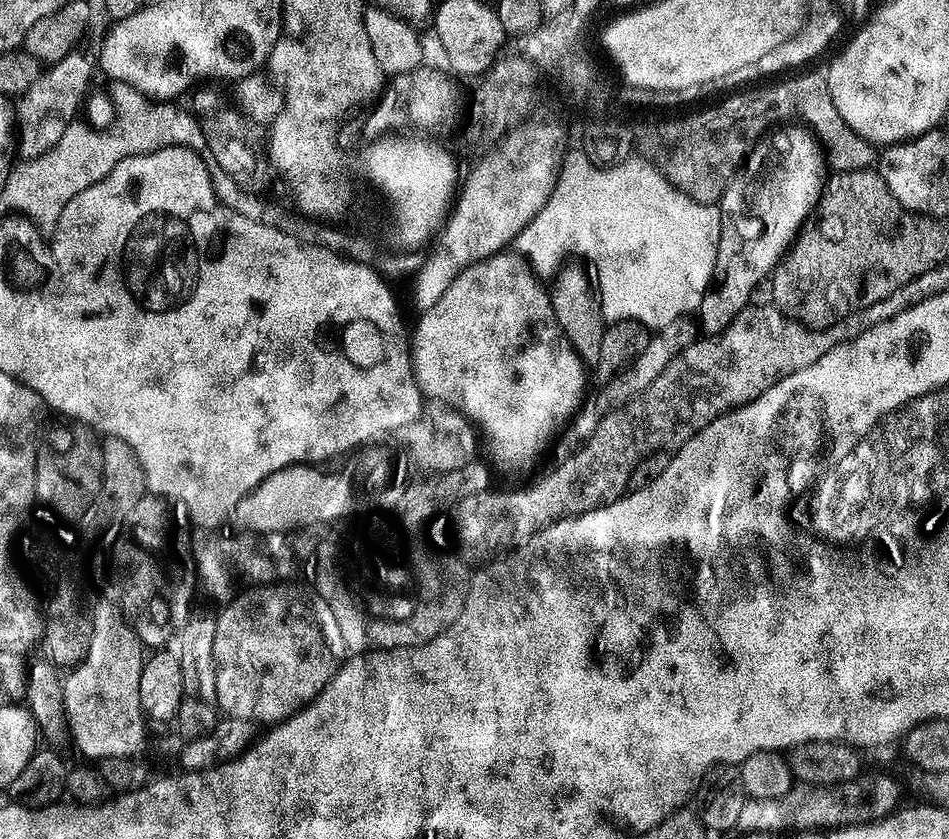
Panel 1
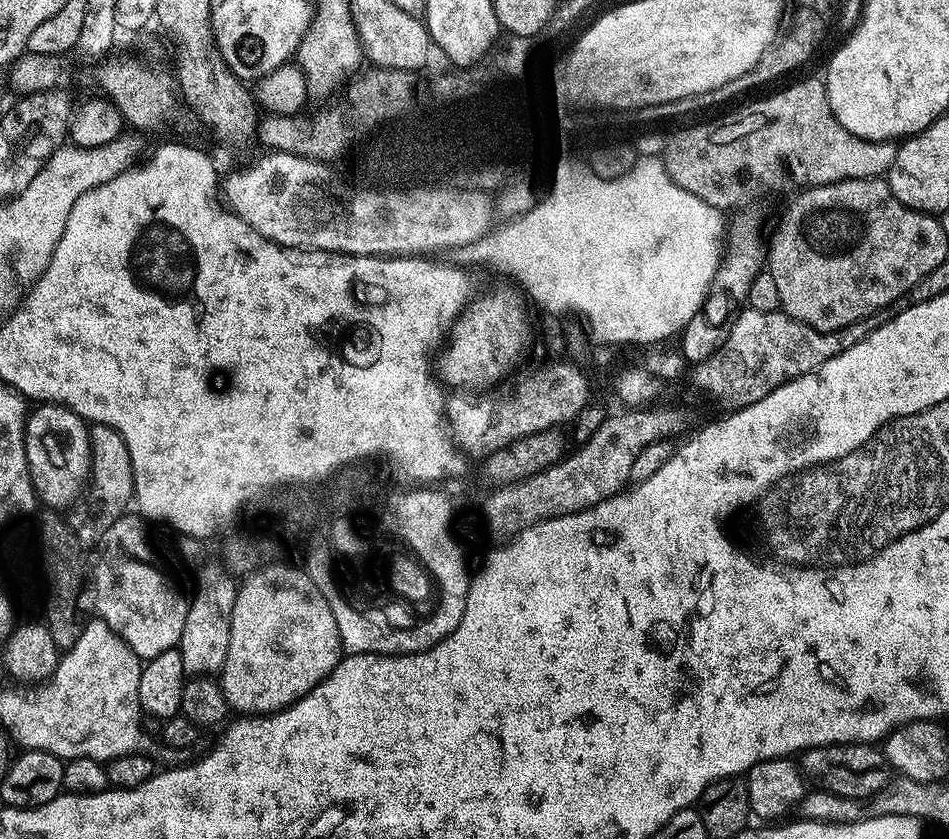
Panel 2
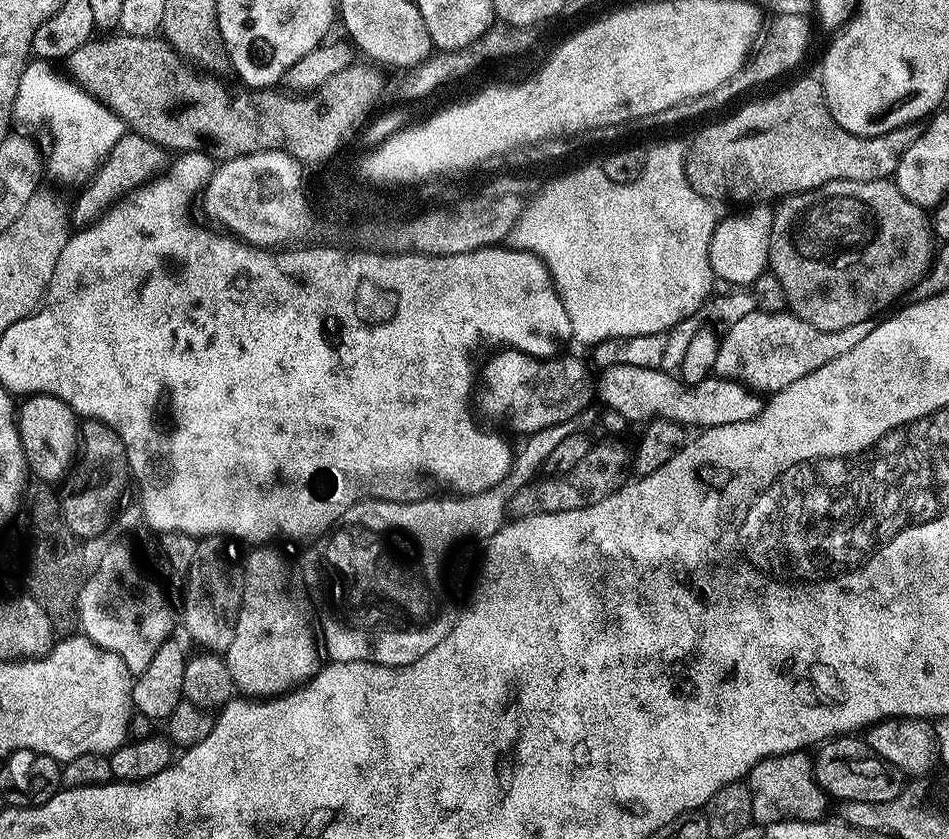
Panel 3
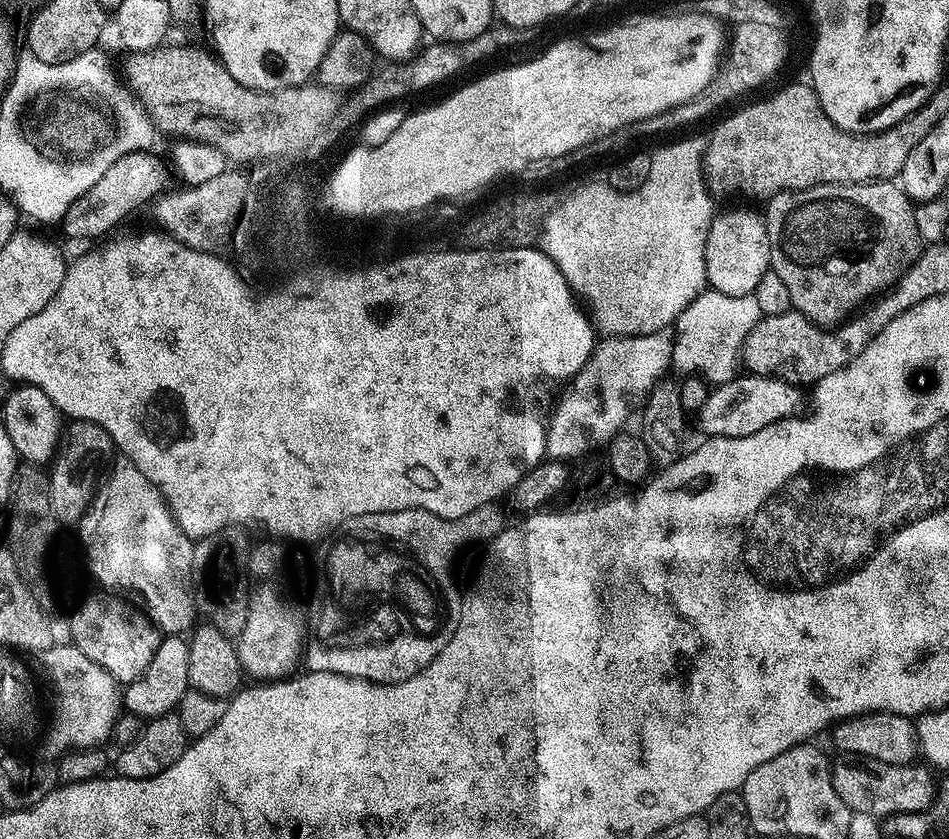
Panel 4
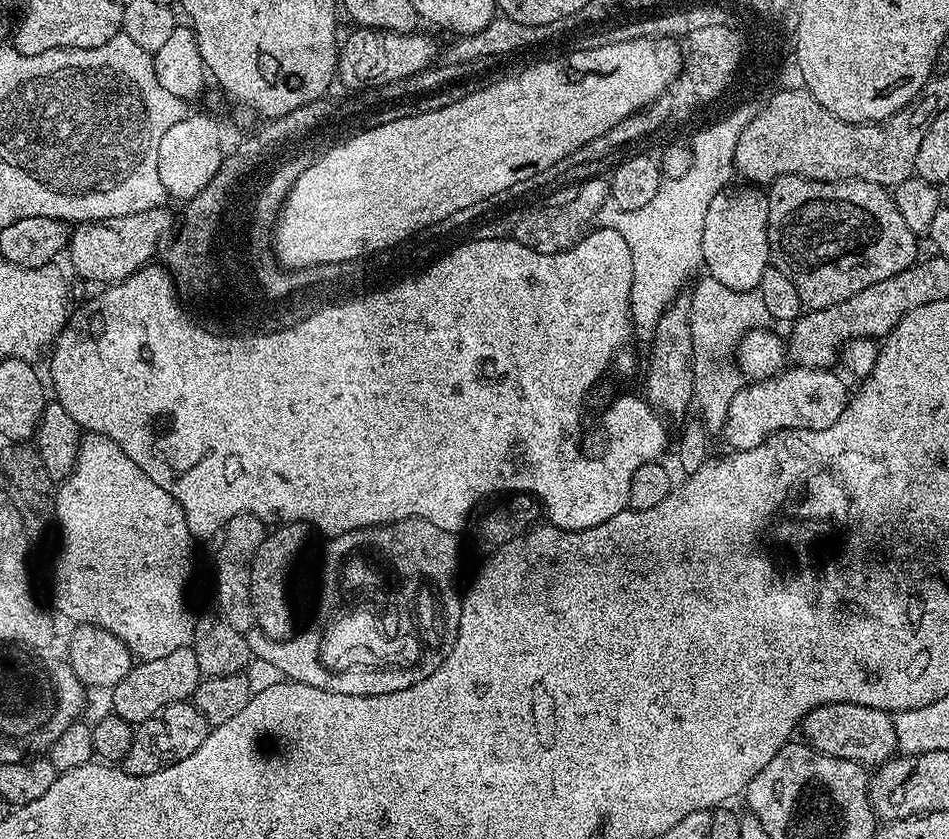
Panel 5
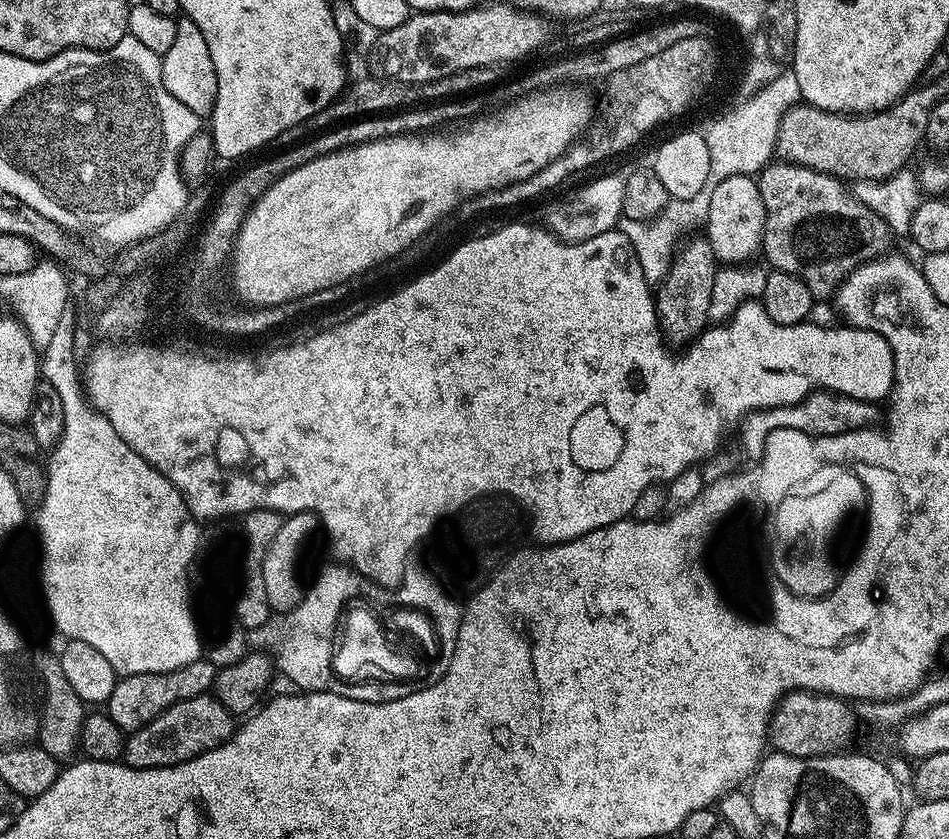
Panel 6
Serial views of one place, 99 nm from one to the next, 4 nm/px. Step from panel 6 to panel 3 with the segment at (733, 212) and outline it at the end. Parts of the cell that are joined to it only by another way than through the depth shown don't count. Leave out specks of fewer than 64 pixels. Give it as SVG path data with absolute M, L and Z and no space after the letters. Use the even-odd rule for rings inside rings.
M768 204L751 205L742 214L719 219L710 242L710 264L713 275L734 284L736 288L746 288L763 273L768 263L770 234L773 230L775 211Z

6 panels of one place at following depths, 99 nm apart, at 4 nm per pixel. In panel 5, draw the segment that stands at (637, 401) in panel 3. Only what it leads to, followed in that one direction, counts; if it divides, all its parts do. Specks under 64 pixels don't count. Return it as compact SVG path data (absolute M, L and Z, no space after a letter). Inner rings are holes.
M789 367L775 377L753 381L741 387L728 403L728 419L722 436L728 439L729 449L745 452L776 432L786 430L826 430L838 422L847 406L850 394L836 371L823 368Z

